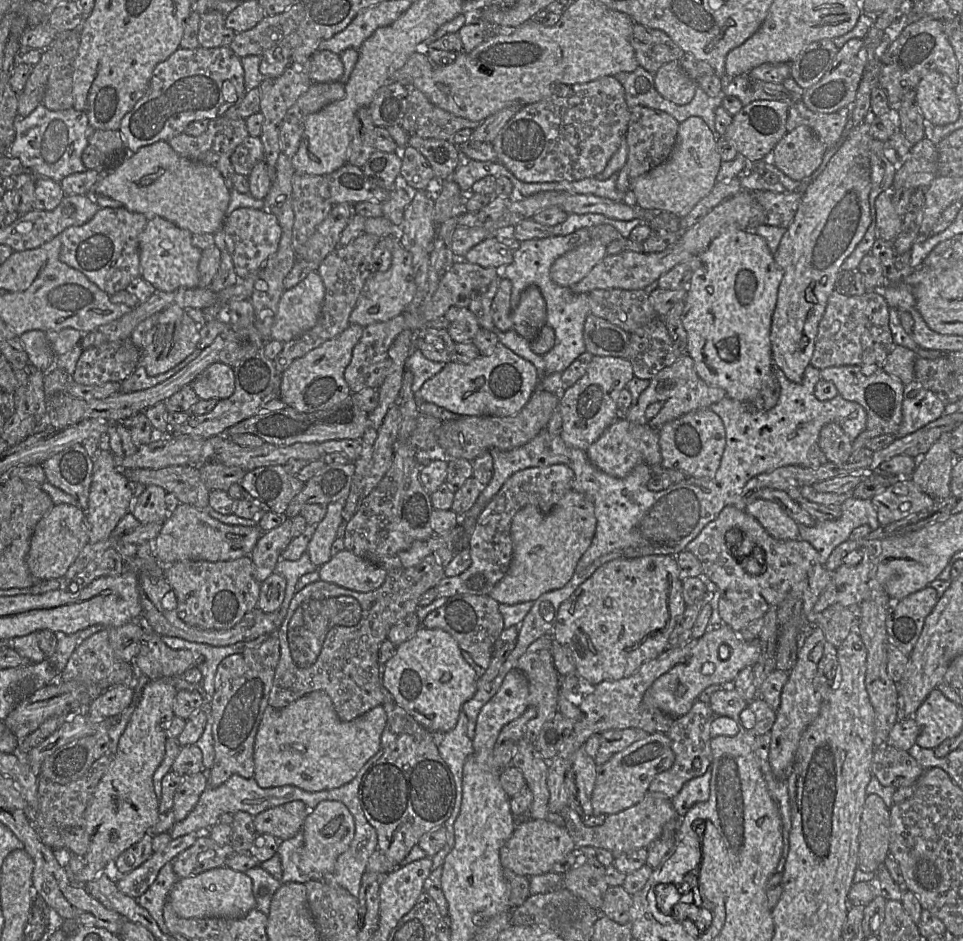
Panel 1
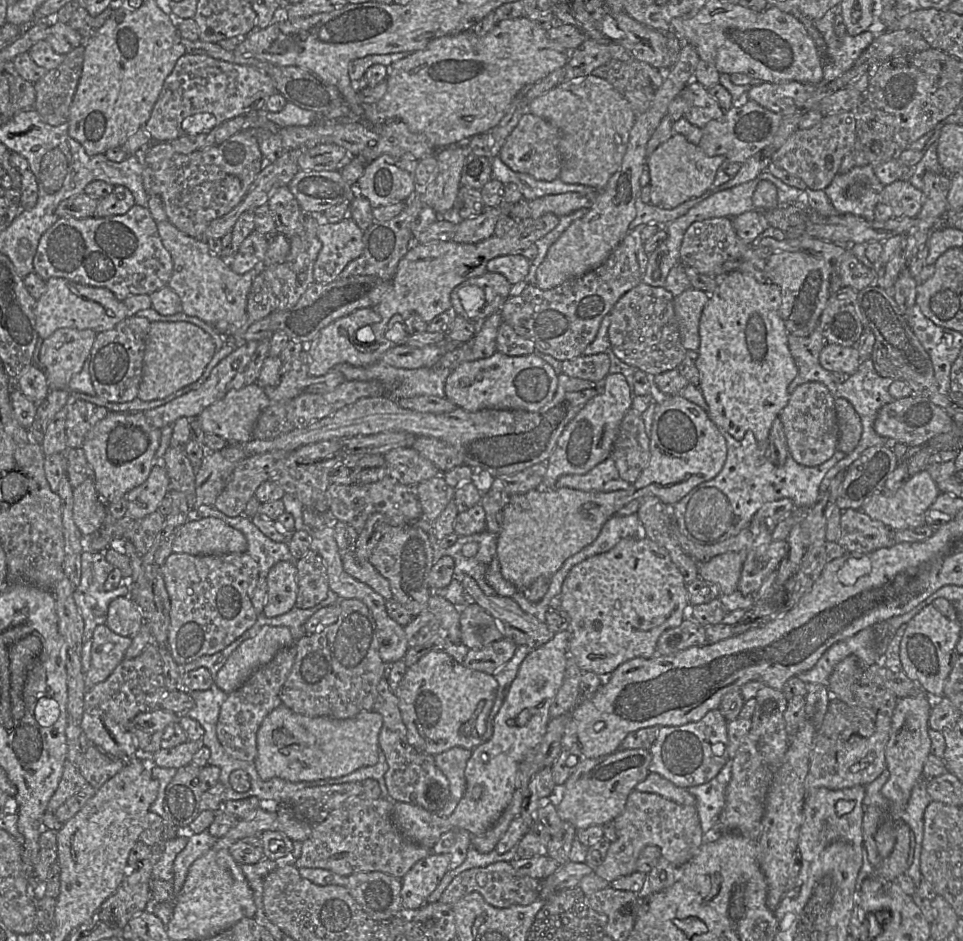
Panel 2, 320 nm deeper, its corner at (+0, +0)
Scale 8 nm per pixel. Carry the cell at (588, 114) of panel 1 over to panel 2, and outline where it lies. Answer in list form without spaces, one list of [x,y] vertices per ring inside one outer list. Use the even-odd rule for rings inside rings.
[[[528,112],[507,137],[499,156],[514,172],[528,174],[536,180],[553,181],[561,172],[559,141],[560,133],[554,125]]]

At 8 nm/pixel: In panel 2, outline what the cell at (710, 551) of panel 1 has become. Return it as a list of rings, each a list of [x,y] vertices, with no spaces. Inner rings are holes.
[[[674,520],[674,534],[681,544],[682,549],[692,557],[696,562],[707,562],[711,558],[724,554],[726,552],[738,552],[740,550],[747,551],[747,557],[743,563],[741,576],[738,582],[737,591],[743,595],[755,594],[763,584],[766,577],[776,570],[787,553],[788,544],[786,540],[776,541],[771,537],[771,532],[760,525],[760,533],[758,537],[754,537],[749,525],[743,528],[737,535],[731,536],[724,541],[715,544],[698,544],[683,535],[677,527]]]

